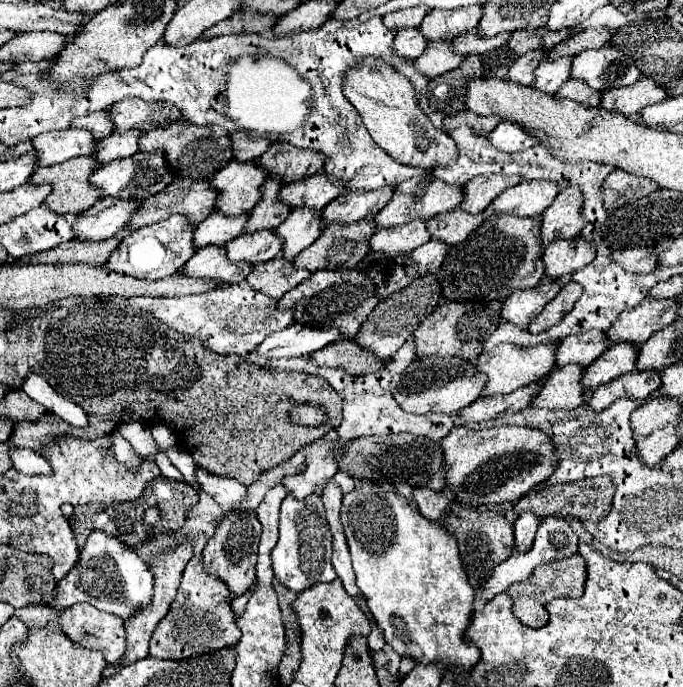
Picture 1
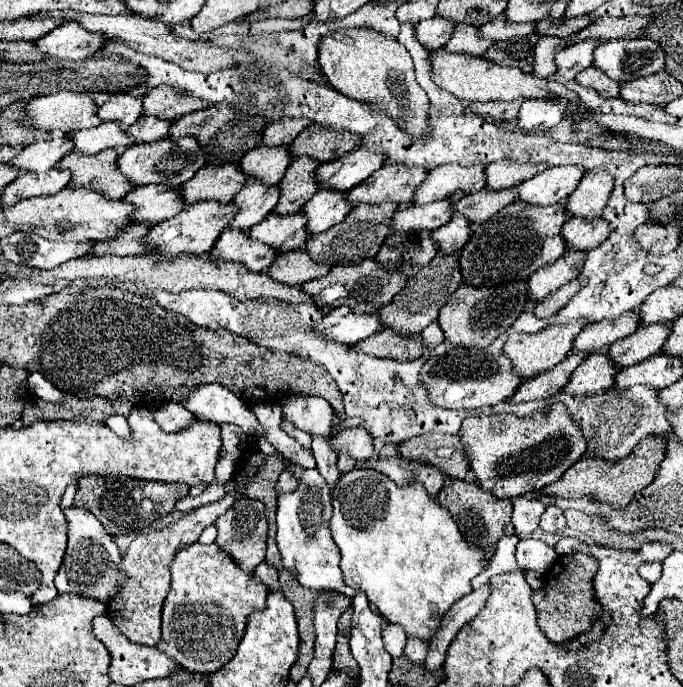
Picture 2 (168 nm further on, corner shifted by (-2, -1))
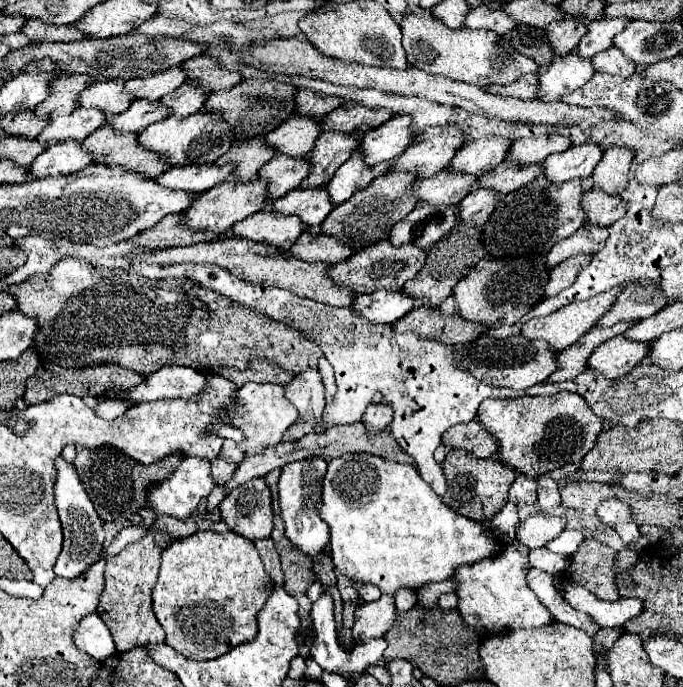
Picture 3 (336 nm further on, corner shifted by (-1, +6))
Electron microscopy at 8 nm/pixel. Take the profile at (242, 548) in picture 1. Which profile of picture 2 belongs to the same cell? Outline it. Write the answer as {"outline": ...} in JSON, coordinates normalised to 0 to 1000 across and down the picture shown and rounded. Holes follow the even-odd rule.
{"outline":[[[357,722],[357,725],[346,728],[346,734],[340,734],[340,739],[316,757],[316,769],[319,769],[316,792],[322,792],[322,798],[337,803],[337,809],[346,815],[346,821],[357,833],[369,836],[372,827],[387,815],[387,806],[389,806],[392,757],[389,757],[389,748],[387,748],[387,734]]]}

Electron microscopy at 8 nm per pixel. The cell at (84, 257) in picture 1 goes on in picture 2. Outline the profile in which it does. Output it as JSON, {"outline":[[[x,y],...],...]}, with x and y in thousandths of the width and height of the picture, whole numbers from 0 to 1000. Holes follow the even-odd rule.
{"outline":[[[220,323],[193,326],[170,349],[161,349],[158,355],[135,355],[135,370],[138,373],[155,373],[155,370],[167,370],[167,373],[211,370],[211,364],[217,364],[211,358],[211,349],[214,349],[211,341],[217,341],[217,332],[223,332],[223,329],[225,326],[220,326]]]}

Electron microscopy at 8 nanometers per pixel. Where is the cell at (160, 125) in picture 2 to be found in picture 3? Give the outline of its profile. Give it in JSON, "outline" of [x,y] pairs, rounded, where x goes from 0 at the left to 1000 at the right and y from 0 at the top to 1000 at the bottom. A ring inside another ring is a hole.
{"outline":[[[262,124],[253,135],[245,135],[233,150],[239,156],[250,159],[250,167],[256,170],[277,170],[288,164],[303,144],[303,132],[288,124]]]}

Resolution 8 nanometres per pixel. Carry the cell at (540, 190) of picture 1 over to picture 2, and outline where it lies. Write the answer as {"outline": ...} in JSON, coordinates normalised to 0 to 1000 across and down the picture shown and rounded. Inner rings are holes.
{"outline":[[[829,239],[829,242],[808,242],[782,259],[770,262],[758,271],[758,282],[764,291],[788,300],[814,297],[823,288],[832,288],[846,265],[855,256],[855,242]]]}

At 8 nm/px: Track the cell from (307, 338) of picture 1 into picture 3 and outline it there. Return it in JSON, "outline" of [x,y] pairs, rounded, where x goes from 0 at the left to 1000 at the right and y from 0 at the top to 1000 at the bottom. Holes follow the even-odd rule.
{"outline":[[[552,424],[543,429],[523,429],[514,441],[514,453],[520,459],[529,459],[534,467],[543,470],[578,470],[593,456],[599,456],[608,447],[608,435],[590,429],[590,426],[567,426]]]}

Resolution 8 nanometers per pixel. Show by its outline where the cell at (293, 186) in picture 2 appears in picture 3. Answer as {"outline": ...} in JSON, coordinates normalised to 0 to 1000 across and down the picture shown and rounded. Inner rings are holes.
{"outline":[[[470,194],[461,205],[461,217],[452,223],[455,249],[441,263],[438,275],[447,272],[470,272],[476,269],[488,252],[514,229],[523,217],[523,202],[505,194]]]}

